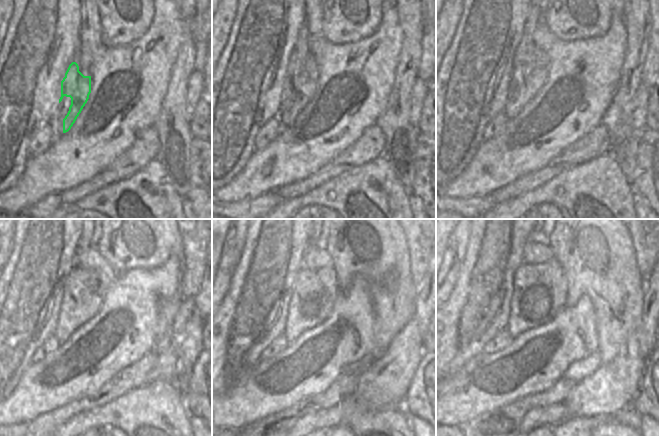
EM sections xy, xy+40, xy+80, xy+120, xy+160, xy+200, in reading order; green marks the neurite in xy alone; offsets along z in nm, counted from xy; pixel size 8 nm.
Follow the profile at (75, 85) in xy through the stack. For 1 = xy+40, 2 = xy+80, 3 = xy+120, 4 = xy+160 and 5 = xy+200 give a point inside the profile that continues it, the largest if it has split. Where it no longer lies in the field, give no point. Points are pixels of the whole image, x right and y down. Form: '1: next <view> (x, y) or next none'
1: next xy+40 (302, 77)
2: next xy+80 (531, 65)
3: next xy+120 (85, 290)
4: next xy+160 (315, 291)
5: next xy+200 (540, 291)

